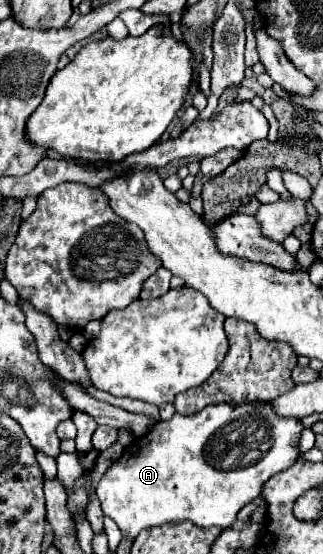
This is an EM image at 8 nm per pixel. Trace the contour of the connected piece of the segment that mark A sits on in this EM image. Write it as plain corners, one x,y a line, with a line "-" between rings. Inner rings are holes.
252,401
252,403
218,403
218,405
208,405
204,407
202,411
194,413
194,415
178,415
174,413
172,419
168,421
158,421
146,435
134,439
130,445
126,445
122,457
106,471
106,475
102,477
98,489
96,489
96,495
102,503
102,511
104,515
112,517
116,521
116,525
120,527
120,531
124,535
130,535
130,537
136,537
136,533
140,533
140,529
150,529
150,527
156,527
156,525
164,525
164,523
180,523
180,521
192,521
200,527
220,527
220,529
226,529
228,525
232,525
232,521
236,519
236,513
248,505
250,501
254,501
260,491
262,491
262,485
276,473
288,469
290,465
296,463
296,459
300,457
300,451
298,451
298,441
300,441
300,433
302,433
304,425
300,419
294,419
294,417
278,417
272,409
270,403
266,401

